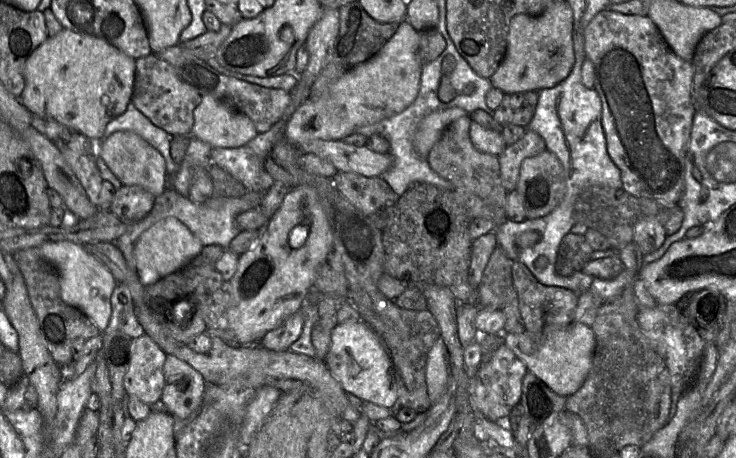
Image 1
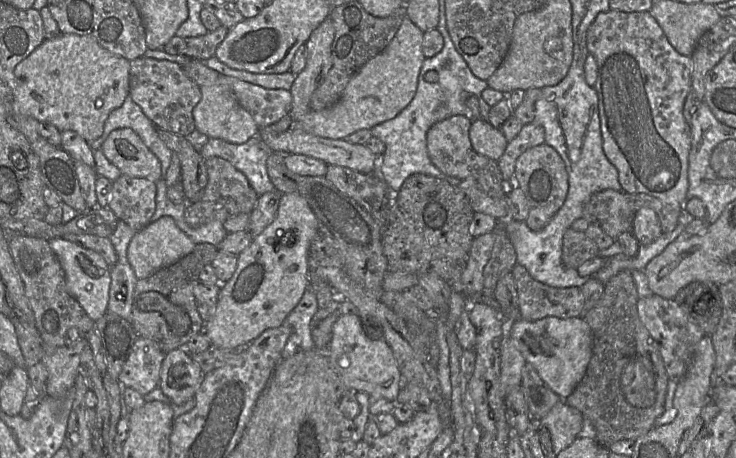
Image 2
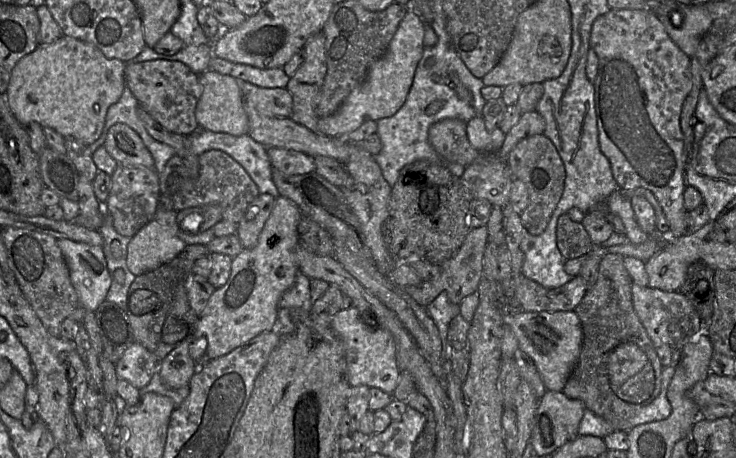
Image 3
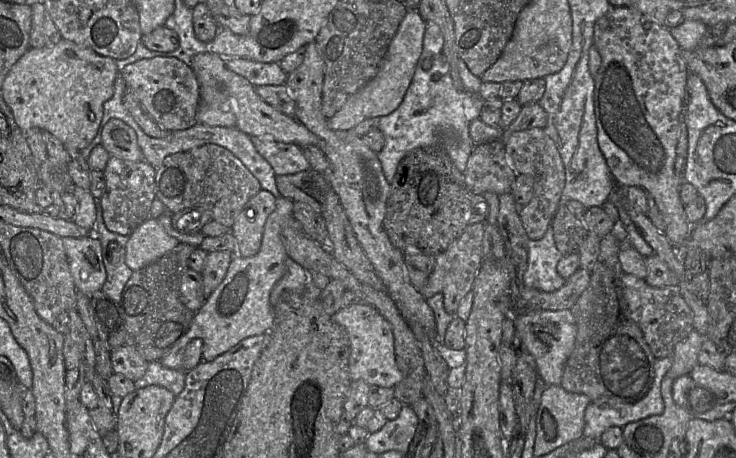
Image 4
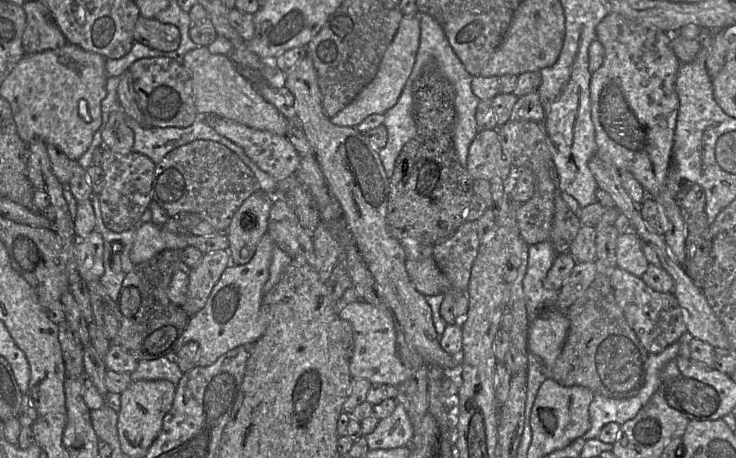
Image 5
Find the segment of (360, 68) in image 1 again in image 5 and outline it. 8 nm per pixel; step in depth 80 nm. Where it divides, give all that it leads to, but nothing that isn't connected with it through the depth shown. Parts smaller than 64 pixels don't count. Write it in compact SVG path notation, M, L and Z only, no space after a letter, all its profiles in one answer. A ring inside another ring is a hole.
M404 15L398 31L387 47L374 79L345 108L330 120L334 125L356 127L372 114L385 114L399 100L413 70L420 45L421 27L419 15Z

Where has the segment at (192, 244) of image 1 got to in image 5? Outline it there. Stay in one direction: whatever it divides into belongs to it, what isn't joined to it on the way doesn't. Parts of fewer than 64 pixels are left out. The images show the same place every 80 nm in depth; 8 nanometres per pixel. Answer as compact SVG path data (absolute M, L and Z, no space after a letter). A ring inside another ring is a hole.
M151 221L145 222L137 229L129 257L136 265L165 249L166 244L161 237L160 228Z

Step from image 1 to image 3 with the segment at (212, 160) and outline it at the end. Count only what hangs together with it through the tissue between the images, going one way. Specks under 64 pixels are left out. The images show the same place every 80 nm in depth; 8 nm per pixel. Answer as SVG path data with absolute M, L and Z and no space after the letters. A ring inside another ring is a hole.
M203 130L200 134L185 135L189 137L192 151L201 155L208 150L221 150L237 161L255 182L261 194L269 193L275 198L280 196L279 191L272 179L273 166L269 160L267 149L261 143L255 141L250 135L234 136L223 132Z

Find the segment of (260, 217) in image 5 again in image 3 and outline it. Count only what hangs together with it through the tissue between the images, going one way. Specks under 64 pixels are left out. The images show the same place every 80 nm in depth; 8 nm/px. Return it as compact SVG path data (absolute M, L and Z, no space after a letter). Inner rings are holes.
M269 193L259 194L249 205L245 216L238 223L236 235L244 249L252 249L257 243L265 223L275 206L276 198Z

